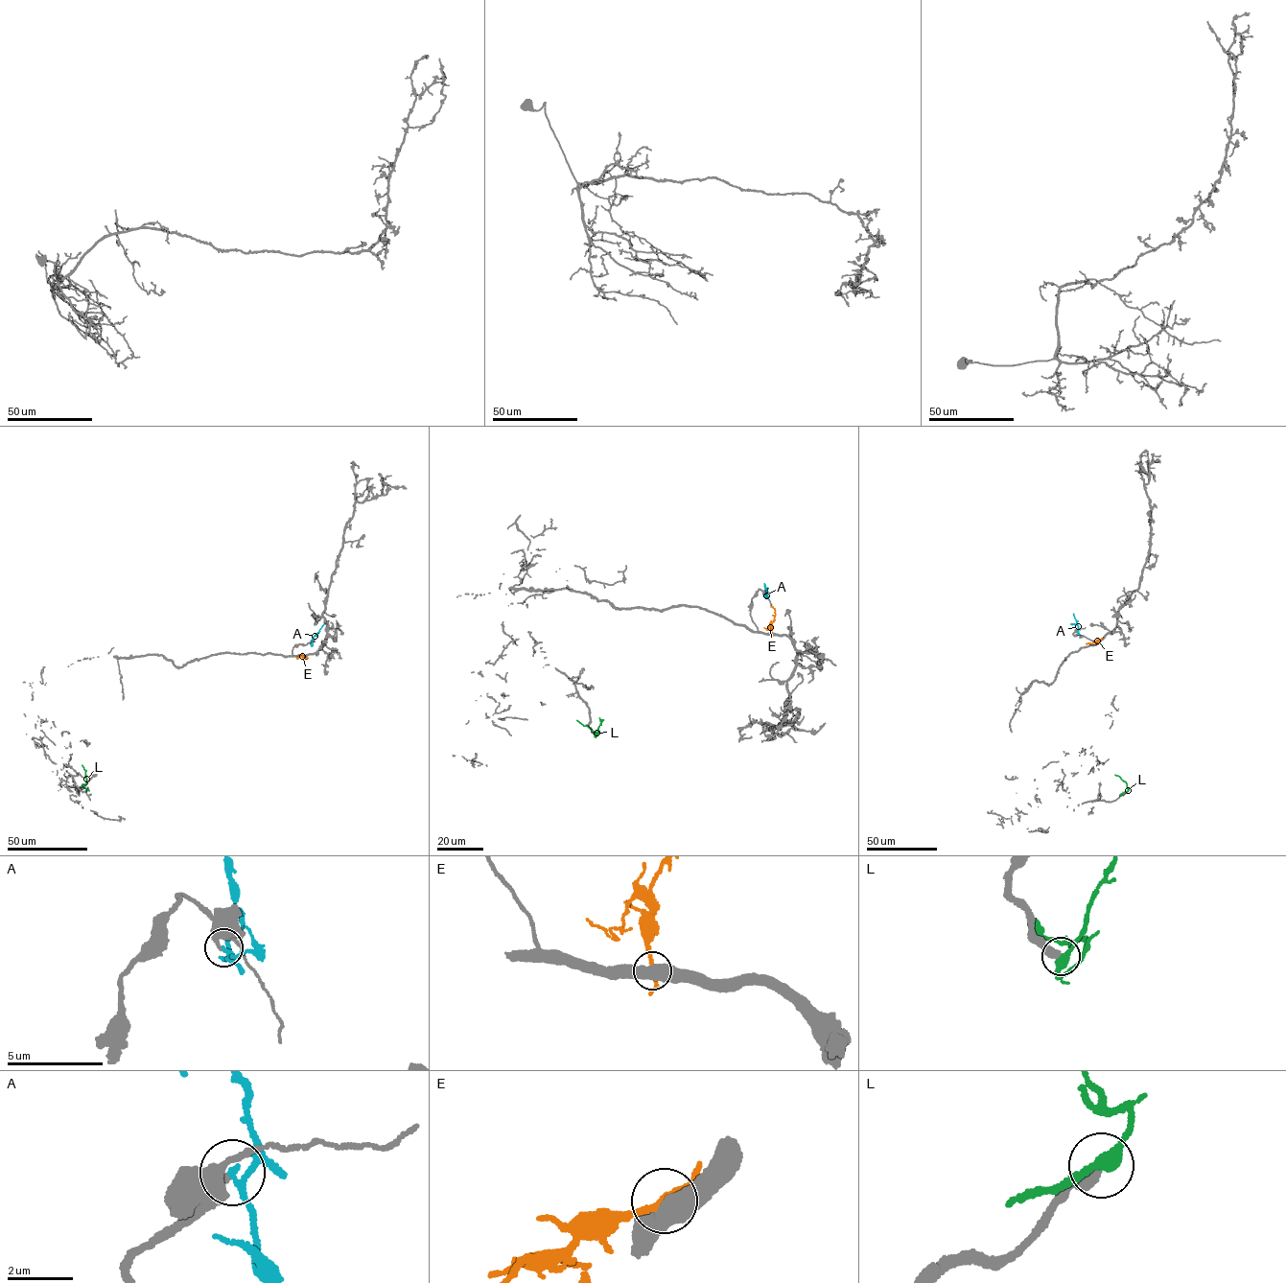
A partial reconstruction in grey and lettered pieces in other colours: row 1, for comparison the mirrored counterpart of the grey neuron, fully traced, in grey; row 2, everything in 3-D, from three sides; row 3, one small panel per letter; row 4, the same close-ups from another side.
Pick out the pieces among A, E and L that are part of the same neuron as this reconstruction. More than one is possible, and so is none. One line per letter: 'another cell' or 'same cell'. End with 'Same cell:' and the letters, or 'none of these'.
A: another cell
E: another cell
L: same cell
Same cell: L

